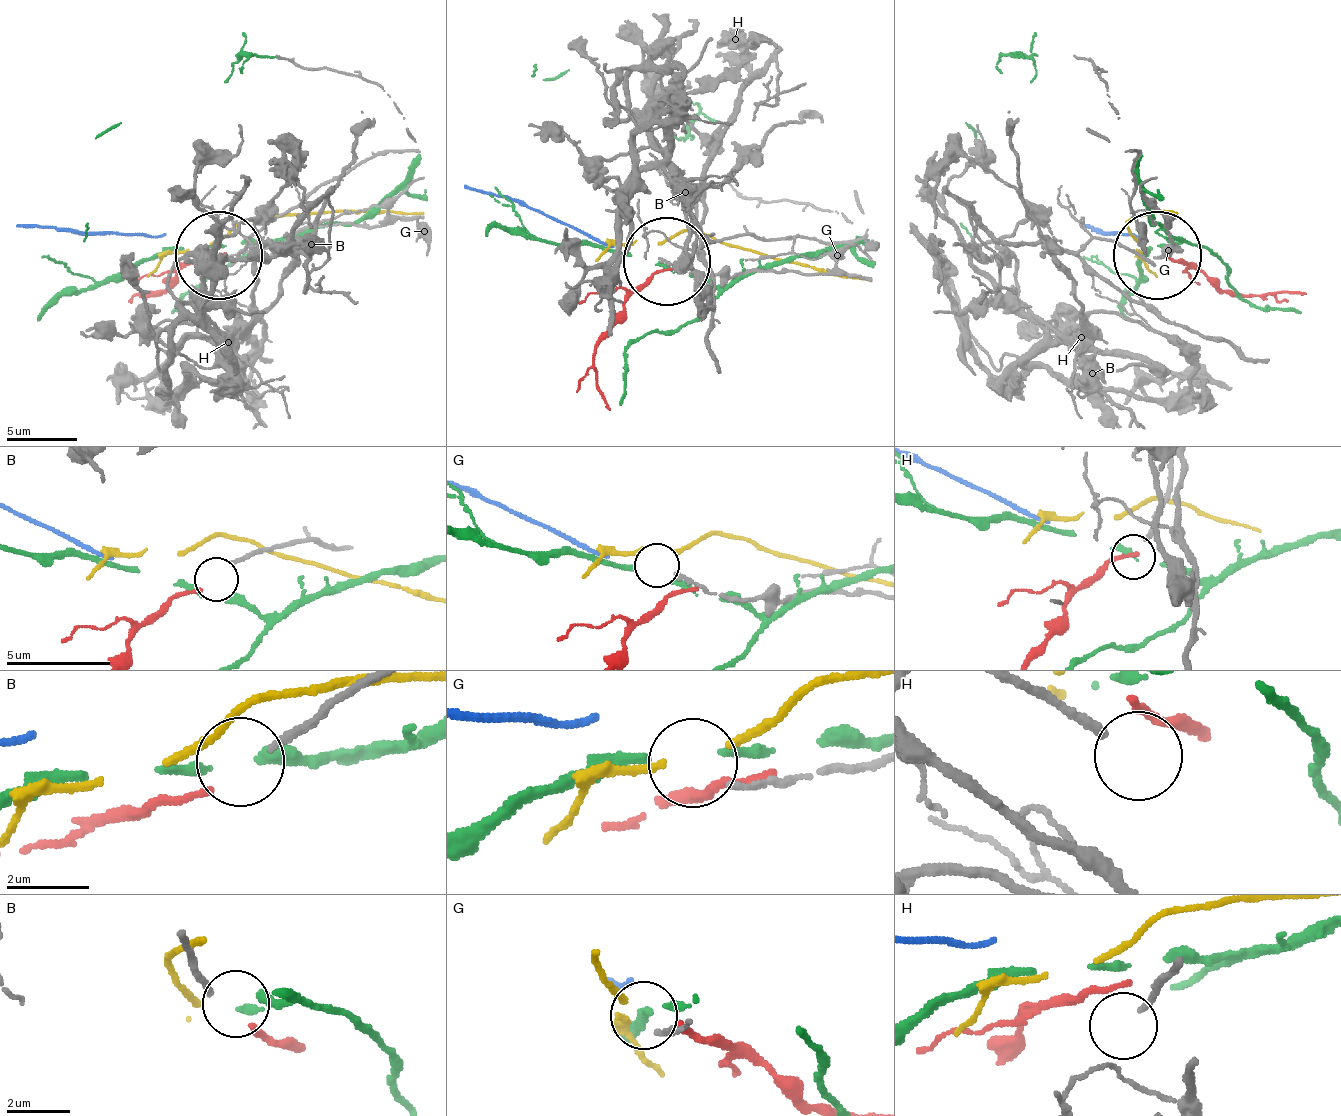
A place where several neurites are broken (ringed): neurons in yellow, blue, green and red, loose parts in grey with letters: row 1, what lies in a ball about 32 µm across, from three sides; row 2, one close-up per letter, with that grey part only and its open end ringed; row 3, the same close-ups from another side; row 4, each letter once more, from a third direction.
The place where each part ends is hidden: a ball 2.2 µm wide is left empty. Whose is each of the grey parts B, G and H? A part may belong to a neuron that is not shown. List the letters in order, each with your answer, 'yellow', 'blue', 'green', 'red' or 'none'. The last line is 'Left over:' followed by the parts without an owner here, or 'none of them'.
B: red
G: none
H: none
Left over: G, H

